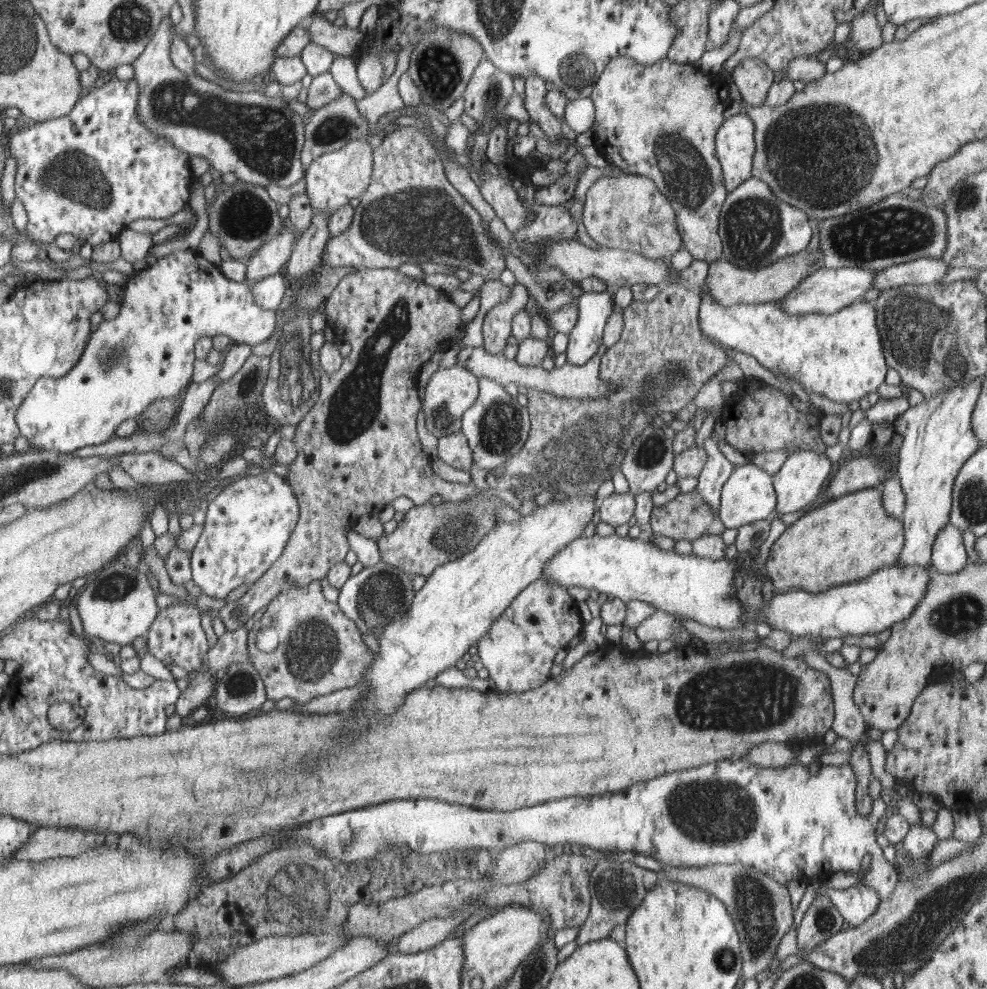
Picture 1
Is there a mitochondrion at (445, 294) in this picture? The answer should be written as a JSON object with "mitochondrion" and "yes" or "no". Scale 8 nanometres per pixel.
{"mitochondrion":"no"}

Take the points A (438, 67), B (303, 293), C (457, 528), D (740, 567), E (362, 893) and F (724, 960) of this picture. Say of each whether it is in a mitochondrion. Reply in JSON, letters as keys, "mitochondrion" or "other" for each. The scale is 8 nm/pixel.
{"A":"mitochondrion","B":"mitochondrion","C":"mitochondrion","D":"other","E":"other","F":"mitochondrion"}

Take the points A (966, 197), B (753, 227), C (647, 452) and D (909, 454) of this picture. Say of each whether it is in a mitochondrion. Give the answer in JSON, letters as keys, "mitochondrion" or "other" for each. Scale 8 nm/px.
{"A":"mitochondrion","B":"mitochondrion","C":"mitochondrion","D":"other"}

